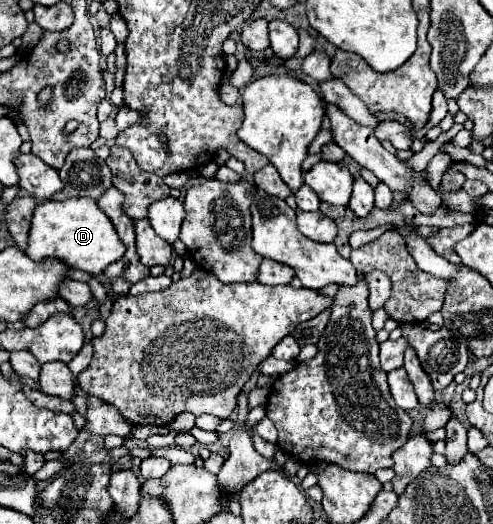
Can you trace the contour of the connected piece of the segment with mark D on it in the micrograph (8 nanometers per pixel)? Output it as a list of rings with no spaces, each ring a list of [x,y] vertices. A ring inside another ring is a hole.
[[[65,199],[65,201],[45,201],[35,207],[31,229],[29,229],[29,247],[25,253],[33,261],[59,259],[71,269],[81,269],[89,275],[99,275],[107,265],[119,261],[125,253],[125,245],[115,235],[111,221],[95,207],[95,199]]]

